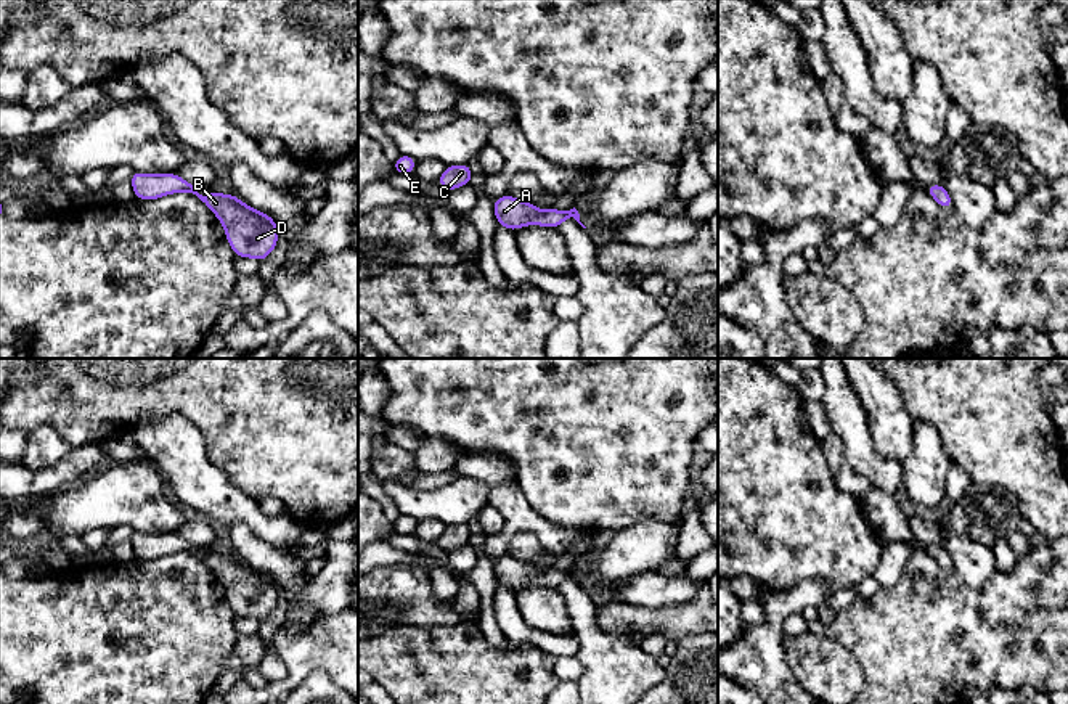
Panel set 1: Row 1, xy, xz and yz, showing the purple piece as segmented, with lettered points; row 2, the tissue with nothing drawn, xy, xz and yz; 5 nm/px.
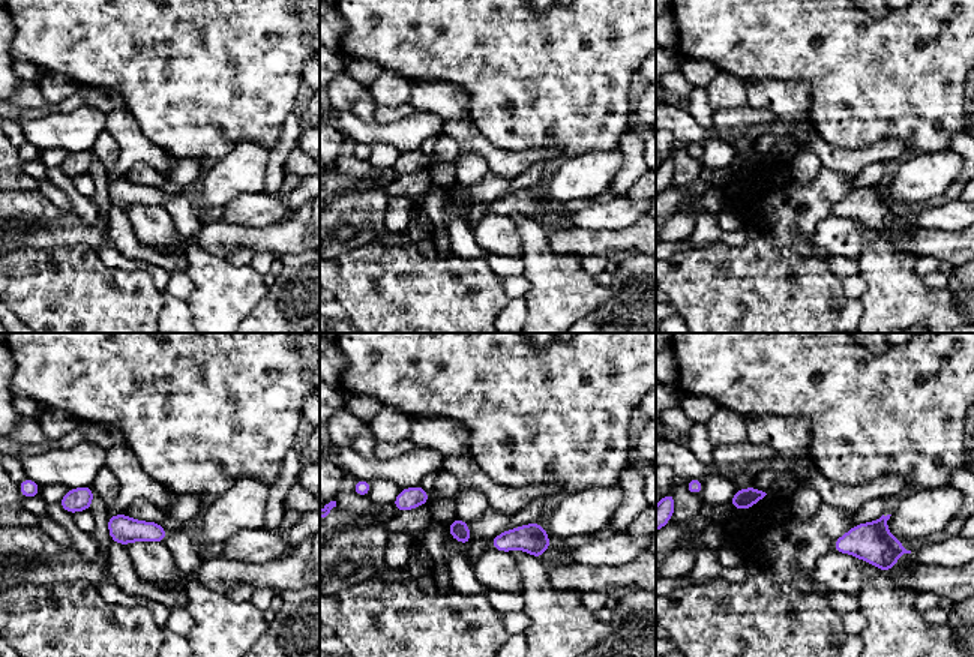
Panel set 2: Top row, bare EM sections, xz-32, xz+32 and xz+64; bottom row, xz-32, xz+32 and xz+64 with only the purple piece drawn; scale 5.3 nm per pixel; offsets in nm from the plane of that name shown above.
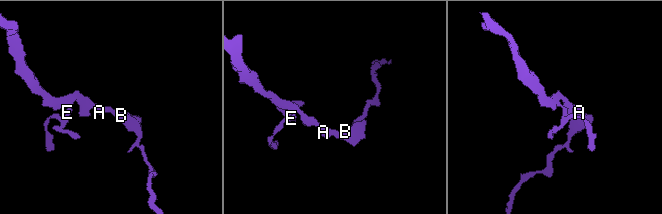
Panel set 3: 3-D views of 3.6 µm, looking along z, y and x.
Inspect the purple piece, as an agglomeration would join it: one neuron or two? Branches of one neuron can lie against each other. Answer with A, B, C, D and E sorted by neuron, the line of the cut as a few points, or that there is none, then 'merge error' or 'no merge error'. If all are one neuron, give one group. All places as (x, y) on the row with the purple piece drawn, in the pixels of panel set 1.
A B C D E; no cut; no merge error

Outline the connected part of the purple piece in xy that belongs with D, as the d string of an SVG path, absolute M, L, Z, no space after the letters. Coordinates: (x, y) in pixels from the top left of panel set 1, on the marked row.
M133 170L130 182L137 199L159 199L180 191L196 194L225 227L228 244L238 257L252 257L262 262L276 248L279 230L276 222L246 206L234 194L210 191L202 196L196 186L177 174L148 175Z

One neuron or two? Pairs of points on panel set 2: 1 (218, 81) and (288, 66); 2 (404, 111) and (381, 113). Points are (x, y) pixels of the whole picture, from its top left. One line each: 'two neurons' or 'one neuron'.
1: one neuron
2: one neuron

